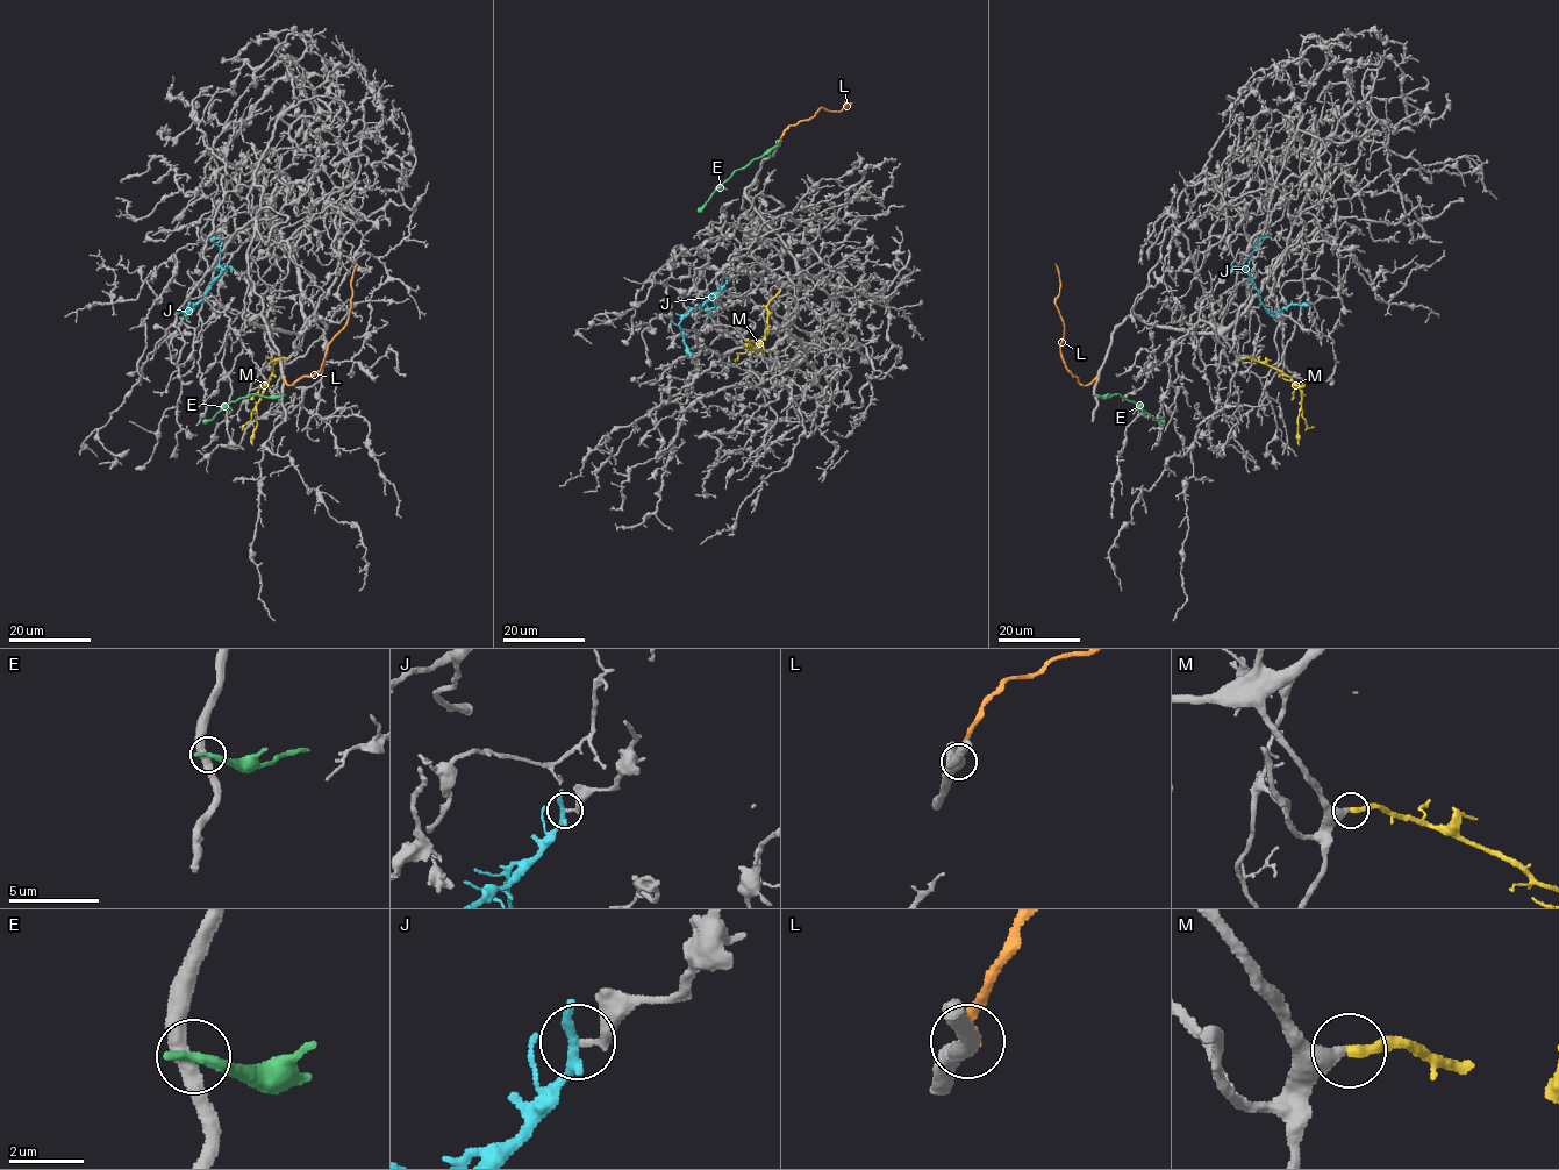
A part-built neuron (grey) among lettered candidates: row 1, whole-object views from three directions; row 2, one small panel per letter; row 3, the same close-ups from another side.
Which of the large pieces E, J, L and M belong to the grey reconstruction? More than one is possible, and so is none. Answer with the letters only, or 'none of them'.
M

